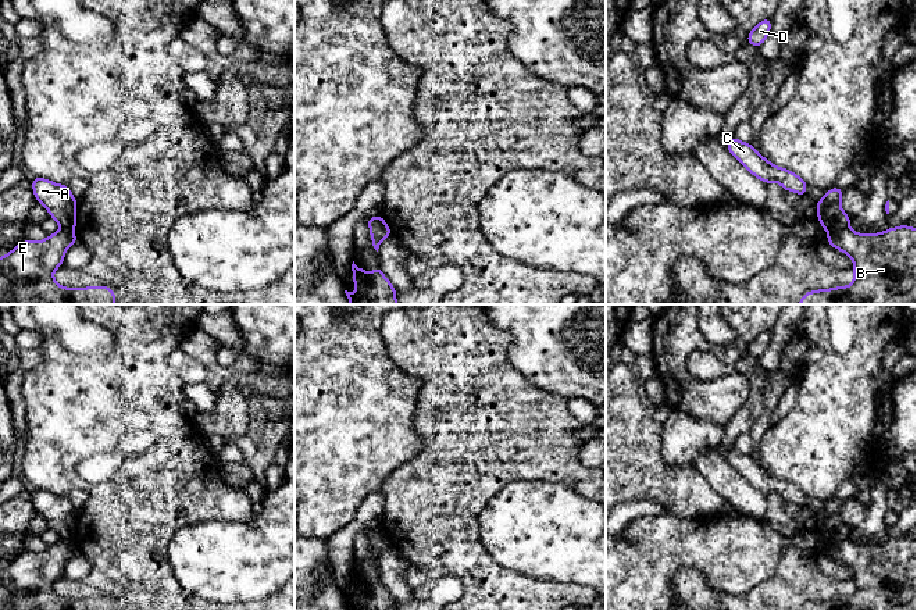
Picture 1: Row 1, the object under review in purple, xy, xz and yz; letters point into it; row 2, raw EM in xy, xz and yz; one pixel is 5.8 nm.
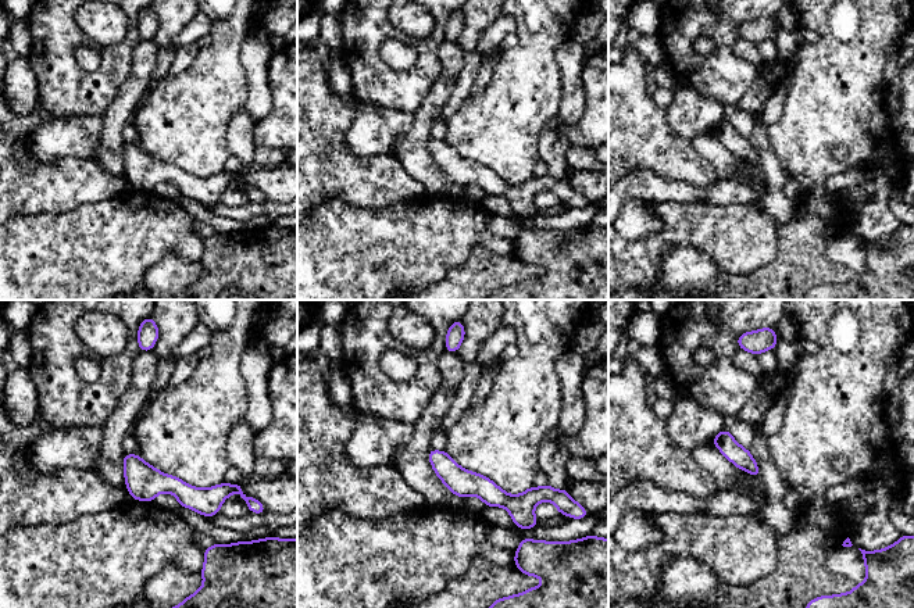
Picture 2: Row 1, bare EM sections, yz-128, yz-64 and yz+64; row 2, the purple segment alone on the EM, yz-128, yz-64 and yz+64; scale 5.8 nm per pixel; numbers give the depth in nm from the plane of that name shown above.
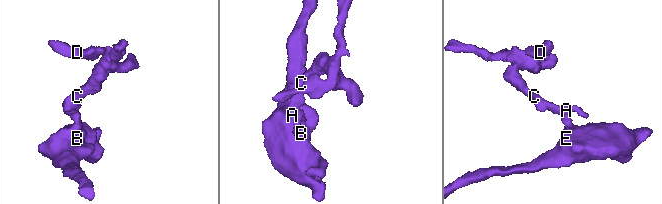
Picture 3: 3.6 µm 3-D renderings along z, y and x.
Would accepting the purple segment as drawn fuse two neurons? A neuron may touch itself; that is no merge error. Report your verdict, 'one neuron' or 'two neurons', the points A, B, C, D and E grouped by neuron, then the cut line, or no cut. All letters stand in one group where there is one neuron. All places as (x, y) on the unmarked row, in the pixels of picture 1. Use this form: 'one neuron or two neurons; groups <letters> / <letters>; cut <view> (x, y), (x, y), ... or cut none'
two neurons; groups A C D / B E; cut yz (848, 538), (828, 545)

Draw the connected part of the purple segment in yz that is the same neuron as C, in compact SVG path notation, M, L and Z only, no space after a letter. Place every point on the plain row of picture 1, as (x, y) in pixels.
M731 449L727 453L729 464L756 489L766 496L778 493L784 502L796 503L799 507L806 507L807 495L795 484L779 479L766 471L750 454Z

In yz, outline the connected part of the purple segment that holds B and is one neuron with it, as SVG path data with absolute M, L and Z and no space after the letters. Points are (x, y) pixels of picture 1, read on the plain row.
M902 536L873 546L843 539L828 545L827 553L853 571L853 595L811 602L802 610L917 610L916 539Z

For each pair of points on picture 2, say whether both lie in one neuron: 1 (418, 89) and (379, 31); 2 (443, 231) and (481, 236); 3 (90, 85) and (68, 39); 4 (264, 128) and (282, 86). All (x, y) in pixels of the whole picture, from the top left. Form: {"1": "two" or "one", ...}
{"1": "one", "2": "one", "3": "one", "4": "one"}

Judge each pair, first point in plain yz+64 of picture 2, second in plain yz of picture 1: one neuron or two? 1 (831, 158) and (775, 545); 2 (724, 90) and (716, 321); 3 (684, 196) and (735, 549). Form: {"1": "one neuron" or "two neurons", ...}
{"1": "two neurons", "2": "two neurons", "3": "two neurons"}

